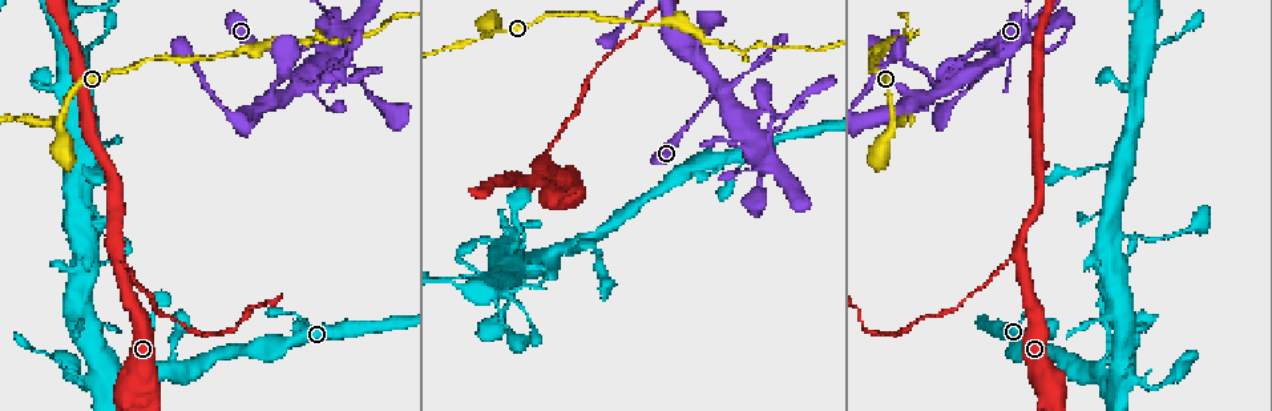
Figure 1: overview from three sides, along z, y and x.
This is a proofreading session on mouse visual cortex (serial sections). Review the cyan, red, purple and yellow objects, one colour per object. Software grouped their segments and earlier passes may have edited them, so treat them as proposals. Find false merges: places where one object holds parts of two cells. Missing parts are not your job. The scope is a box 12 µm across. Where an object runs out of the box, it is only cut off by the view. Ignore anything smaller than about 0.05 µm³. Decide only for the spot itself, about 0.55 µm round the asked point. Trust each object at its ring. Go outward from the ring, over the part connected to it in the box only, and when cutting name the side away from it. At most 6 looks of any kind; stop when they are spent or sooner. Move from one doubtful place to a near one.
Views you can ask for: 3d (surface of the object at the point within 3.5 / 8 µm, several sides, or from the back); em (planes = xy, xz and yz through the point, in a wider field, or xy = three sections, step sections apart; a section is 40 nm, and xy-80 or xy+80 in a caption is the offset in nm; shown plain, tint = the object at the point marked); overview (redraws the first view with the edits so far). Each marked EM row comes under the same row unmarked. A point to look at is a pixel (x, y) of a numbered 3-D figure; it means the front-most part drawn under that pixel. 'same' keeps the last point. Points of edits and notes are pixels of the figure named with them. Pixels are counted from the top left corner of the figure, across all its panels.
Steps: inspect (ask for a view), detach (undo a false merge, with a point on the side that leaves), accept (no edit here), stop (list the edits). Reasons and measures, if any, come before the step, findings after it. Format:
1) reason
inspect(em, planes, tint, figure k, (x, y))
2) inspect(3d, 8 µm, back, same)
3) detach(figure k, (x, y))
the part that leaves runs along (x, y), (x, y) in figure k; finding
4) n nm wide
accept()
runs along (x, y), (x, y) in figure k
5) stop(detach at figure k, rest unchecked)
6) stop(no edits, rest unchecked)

abrupt turn
inspect(3d, 8 µm, figure 1, (78, 316))

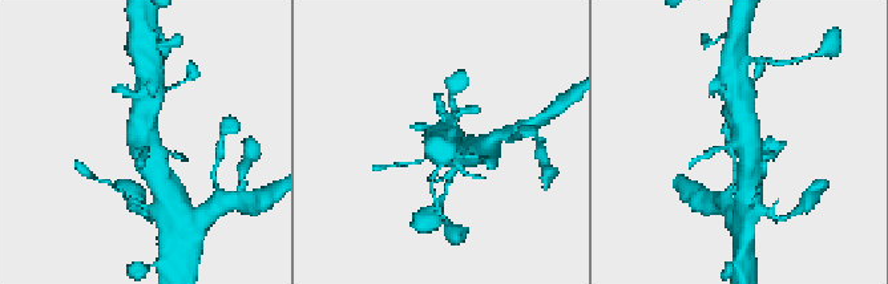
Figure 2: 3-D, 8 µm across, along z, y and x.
now the EM
inspect(em, xy, step 1, tint, figure 2, (750, 145))

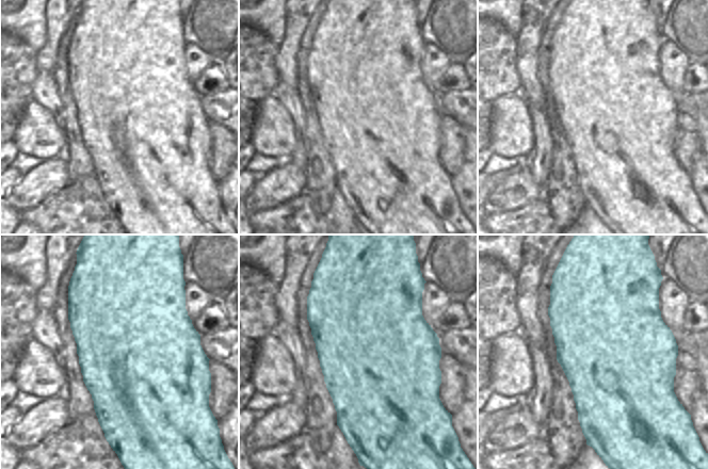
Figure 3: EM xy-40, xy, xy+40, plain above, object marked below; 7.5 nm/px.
accept()
runs along (158, 177), (142, 142), (146, 105) in figure 2; one cell here

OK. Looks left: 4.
three-way junction
inspect(3d, 8 µm, figure 1, (1022, 260))

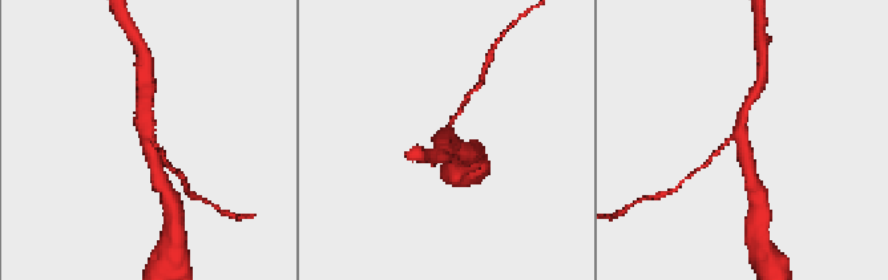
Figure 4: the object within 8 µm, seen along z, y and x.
inspect(3d, 3.5 µm, figure 4, (147, 136))

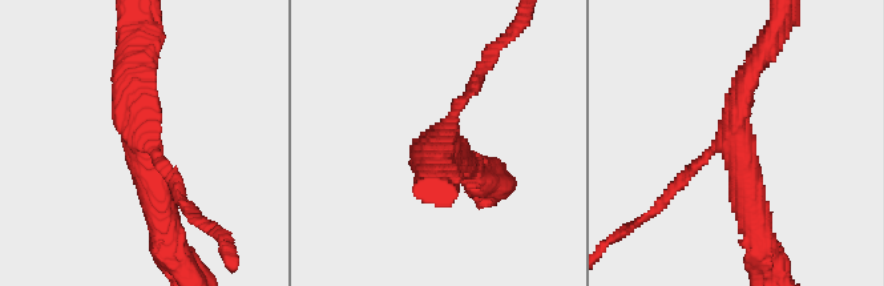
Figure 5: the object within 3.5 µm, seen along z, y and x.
3 arms; arms of 150, 250, 400 nm
inspect(em, xy, step 1, tint, figure 5, (736, 150))

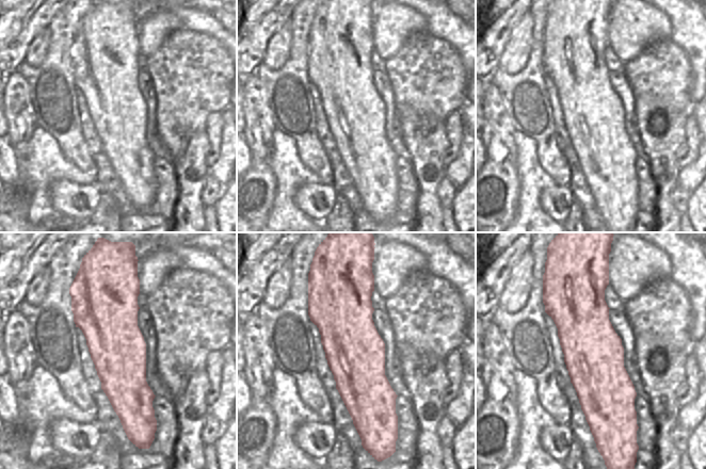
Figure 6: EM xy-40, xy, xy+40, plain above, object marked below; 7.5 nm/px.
accept()
continuous, no second cell

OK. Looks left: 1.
stop(no edits, rest unchecked)

